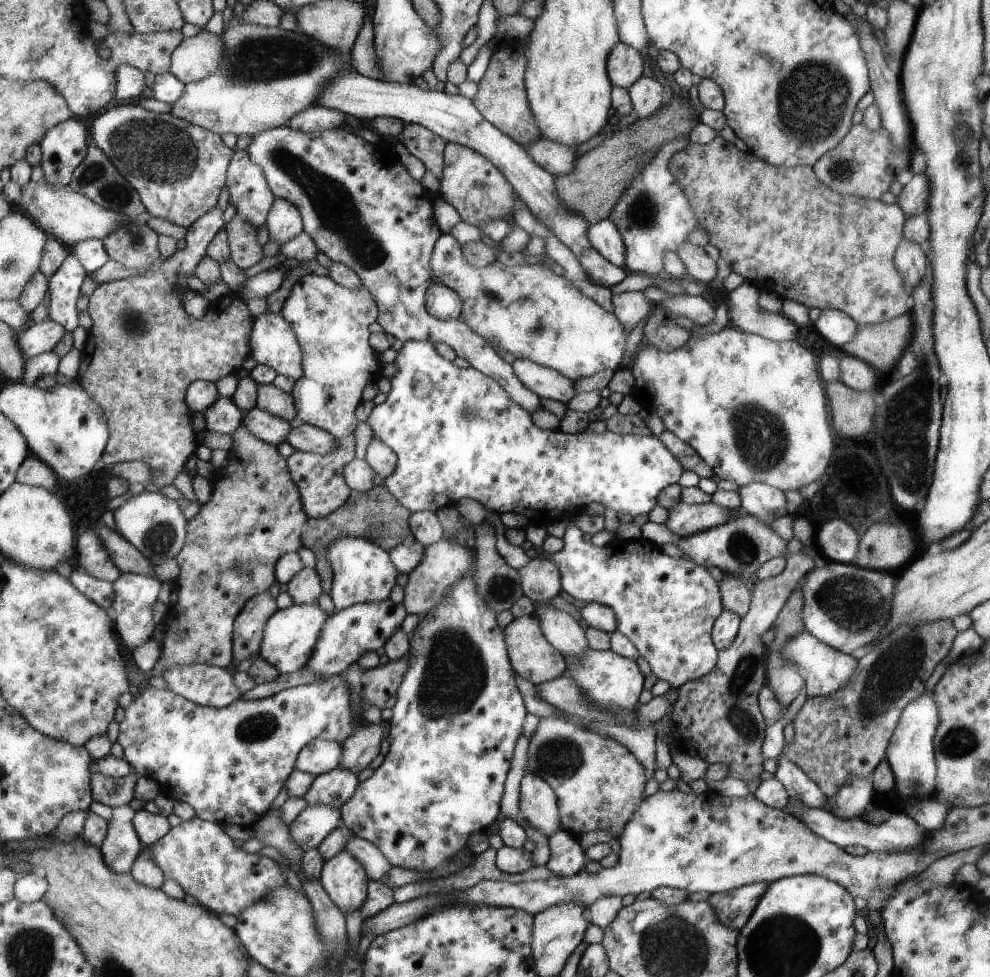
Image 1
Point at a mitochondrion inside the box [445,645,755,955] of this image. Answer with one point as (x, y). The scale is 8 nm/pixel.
(560, 756)

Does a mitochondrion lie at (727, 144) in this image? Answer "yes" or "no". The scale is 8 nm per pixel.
no

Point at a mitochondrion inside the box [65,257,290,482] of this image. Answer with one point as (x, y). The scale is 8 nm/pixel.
(135, 326)

